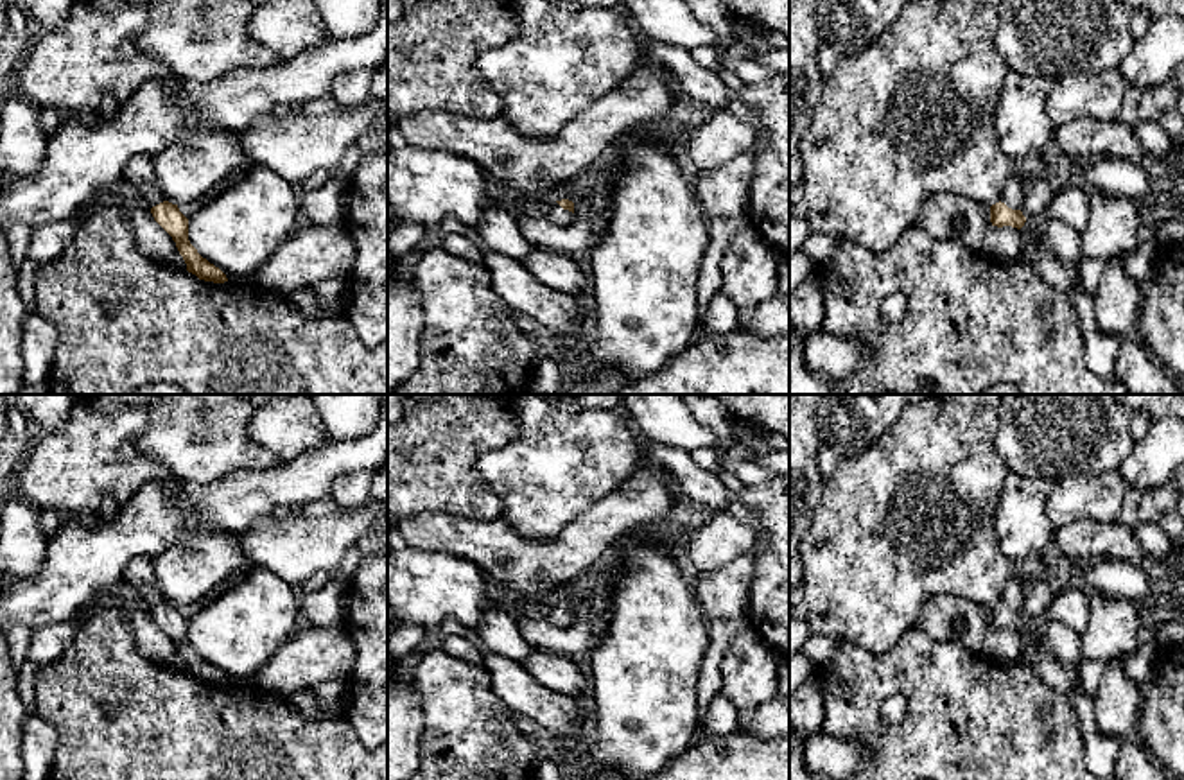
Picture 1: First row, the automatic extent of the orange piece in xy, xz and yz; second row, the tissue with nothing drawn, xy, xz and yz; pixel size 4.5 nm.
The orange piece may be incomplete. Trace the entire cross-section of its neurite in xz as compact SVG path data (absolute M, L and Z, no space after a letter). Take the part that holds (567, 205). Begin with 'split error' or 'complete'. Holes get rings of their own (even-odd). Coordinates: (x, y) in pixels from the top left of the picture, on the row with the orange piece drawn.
split error; M569 199L551 203L545 219L558 226L567 226L574 219L574 203Z

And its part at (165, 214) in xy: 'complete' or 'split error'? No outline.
split error

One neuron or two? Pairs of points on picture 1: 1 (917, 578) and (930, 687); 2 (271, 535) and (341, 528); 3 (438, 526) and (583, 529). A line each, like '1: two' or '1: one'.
1: two
2: one
3: one

